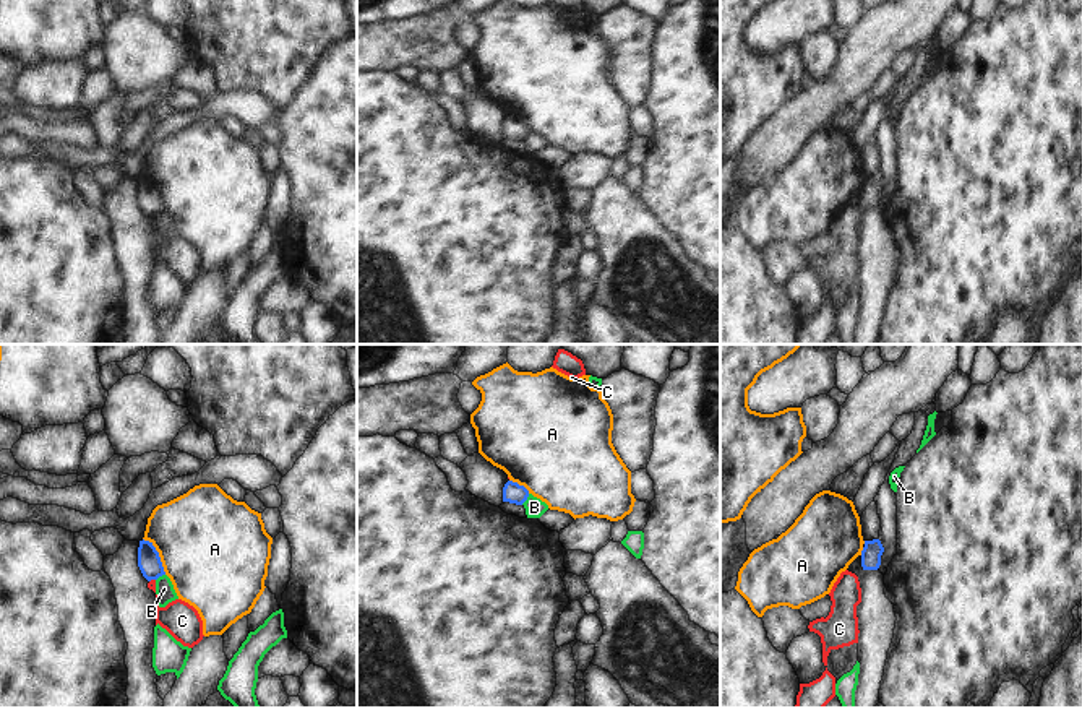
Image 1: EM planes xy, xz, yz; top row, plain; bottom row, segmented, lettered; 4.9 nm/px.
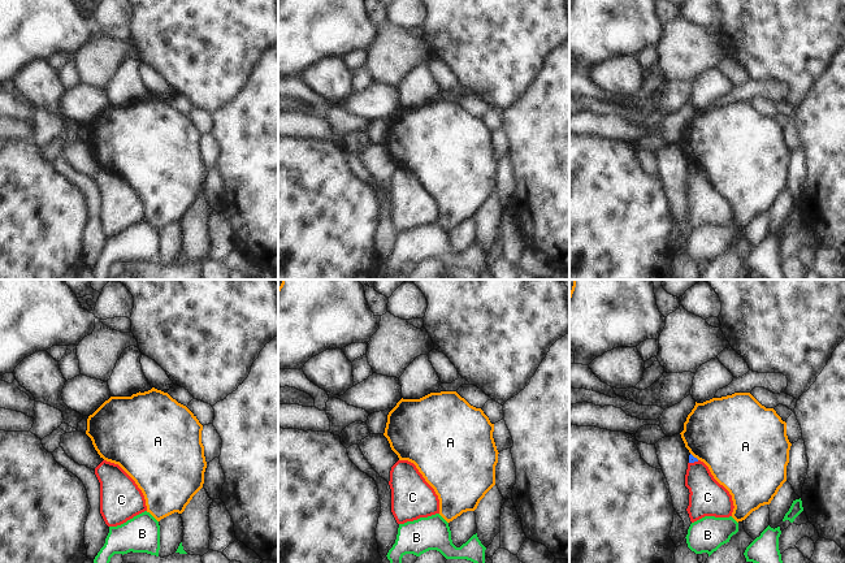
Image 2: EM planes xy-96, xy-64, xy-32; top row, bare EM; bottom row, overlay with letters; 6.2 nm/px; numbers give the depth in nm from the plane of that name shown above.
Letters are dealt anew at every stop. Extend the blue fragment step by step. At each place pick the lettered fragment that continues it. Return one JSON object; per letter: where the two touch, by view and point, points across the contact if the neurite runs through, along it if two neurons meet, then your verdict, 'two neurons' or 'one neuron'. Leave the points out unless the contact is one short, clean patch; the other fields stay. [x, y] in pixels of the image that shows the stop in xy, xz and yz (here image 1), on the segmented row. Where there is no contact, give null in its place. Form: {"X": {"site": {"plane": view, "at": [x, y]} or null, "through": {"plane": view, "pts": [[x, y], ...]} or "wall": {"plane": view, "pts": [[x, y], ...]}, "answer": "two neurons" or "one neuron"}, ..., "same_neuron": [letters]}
{"A": {"site": {"plane": "xy", "at": [158, 556]}, "wall": {"plane": "xy", "pts": [[143, 538], [158, 552], [166, 574]]}, "answer": "two neurons"}, "B": {"site": {"plane": "xz", "at": [526, 499]}, "answer": "two neurons"}, "C": {"site": {"plane": "xy", "at": [151, 578]}, "wall": {"plane": "xy", "pts": [[154, 578], [150, 582]]}, "answer": "two neurons"}, "same_neuron": []}

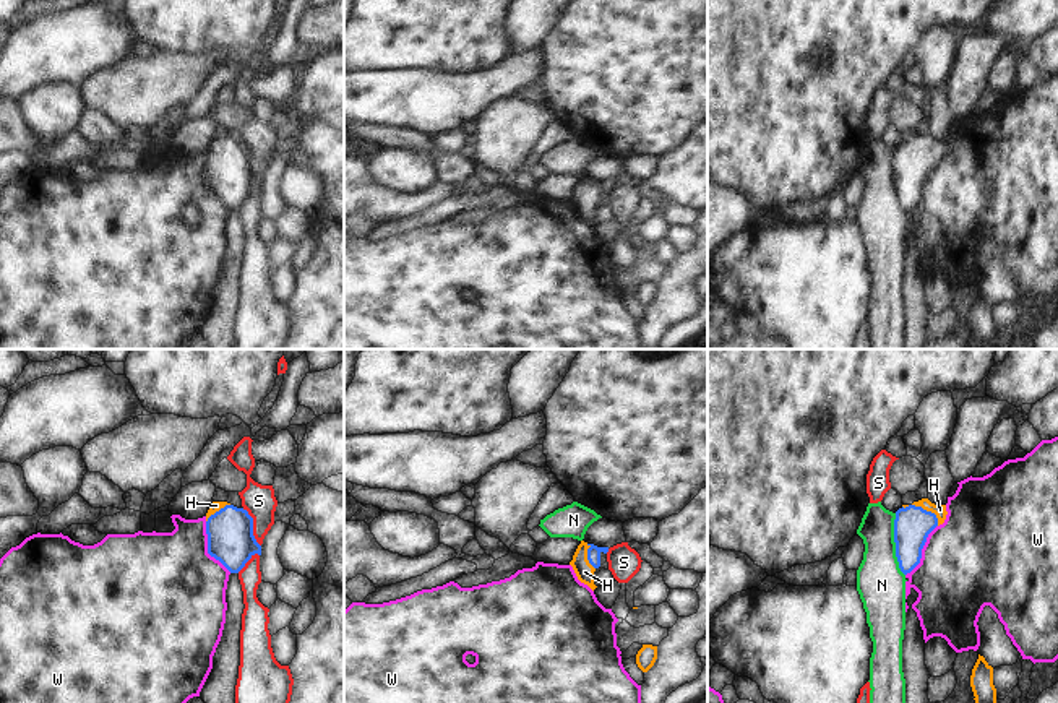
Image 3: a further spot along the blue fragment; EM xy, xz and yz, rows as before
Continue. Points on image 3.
{"H": {"site": {"plane": "yz", "at": [928, 512]}, "through": {"plane": "yz", "pts": [[912, 525], [928, 512], [940, 510]]}, "answer": "one neuron"}, "N": {"site": {"plane": "yz", "at": [896, 544]}, "answer": "two neurons"}, "S": {"site": {"plane": "xy", "at": [252, 526]}, "wall": {"plane": "xy", "pts": [[242, 508], [252, 518], [252, 534], [260, 546]]}, "answer": "two neurons"}, "W": {"site": {"plane": "xy", "at": [208, 549]}, "answer": "two neurons"}, "same_neuron": ["H"]}

